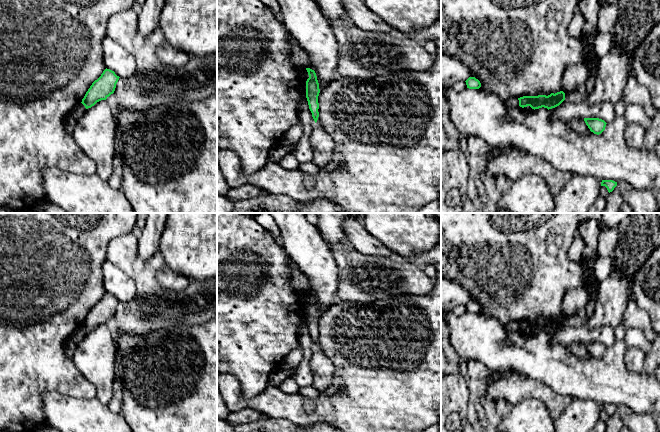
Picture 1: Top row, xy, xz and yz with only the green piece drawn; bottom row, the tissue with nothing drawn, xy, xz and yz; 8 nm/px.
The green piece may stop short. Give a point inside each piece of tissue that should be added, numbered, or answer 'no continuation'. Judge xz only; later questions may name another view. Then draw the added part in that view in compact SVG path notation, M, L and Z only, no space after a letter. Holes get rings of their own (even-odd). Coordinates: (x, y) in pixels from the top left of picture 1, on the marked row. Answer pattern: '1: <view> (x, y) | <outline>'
no continuation

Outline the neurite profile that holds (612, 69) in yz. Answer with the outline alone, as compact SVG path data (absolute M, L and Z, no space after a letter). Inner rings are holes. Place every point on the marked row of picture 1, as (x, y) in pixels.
M612 44L609 52L598 60L593 89L585 93L585 102L616 104L622 97L627 78L628 55L623 47Z

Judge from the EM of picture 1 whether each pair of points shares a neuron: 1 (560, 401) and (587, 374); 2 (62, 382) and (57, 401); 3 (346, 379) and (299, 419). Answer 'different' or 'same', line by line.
1: different
2: different
3: same

